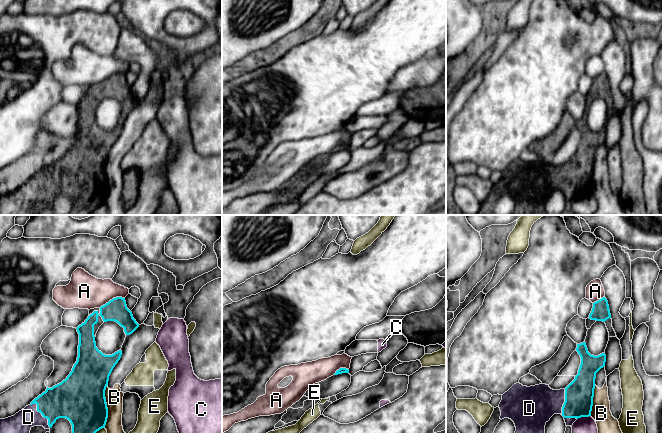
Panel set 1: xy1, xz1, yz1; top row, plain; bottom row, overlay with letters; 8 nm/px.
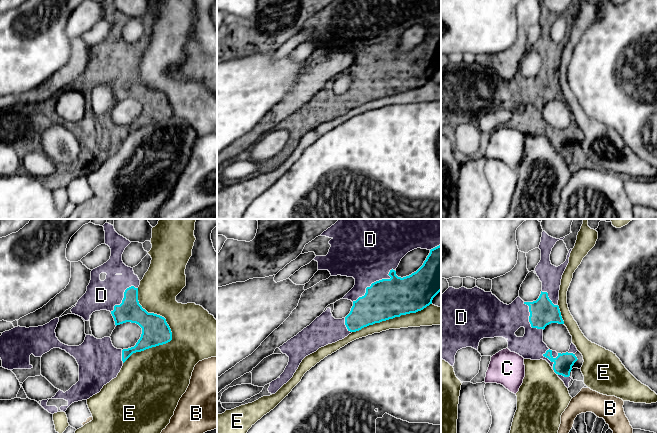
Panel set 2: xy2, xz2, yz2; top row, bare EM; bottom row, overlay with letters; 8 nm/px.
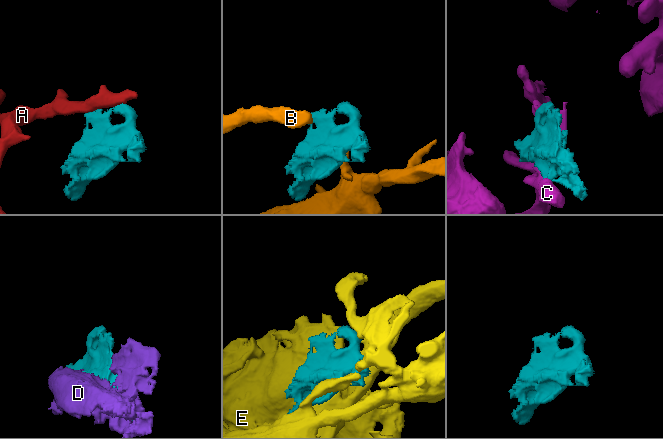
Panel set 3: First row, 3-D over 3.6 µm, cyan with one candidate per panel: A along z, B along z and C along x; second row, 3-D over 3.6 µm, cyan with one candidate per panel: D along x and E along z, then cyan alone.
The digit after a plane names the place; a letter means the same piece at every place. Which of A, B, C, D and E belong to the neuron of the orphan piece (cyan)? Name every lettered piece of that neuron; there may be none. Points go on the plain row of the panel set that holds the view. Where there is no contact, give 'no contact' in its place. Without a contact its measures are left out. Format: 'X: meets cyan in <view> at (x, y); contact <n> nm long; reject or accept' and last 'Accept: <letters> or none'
A: meets cyan in xy1 at (112, 75); contact 220 nm long; reject
B: meets cyan in xy1 at (106, 183); contact 340 nm long; reject
C: meets cyan in yz1 at (583, 192); contact 120 nm long; reject
D: meets cyan in xz2 at (374, 58); contact 440 nm long; accept
E: meets cyan in xy2 at (171, 108); contact 600 nm long; reject
Accept: D

